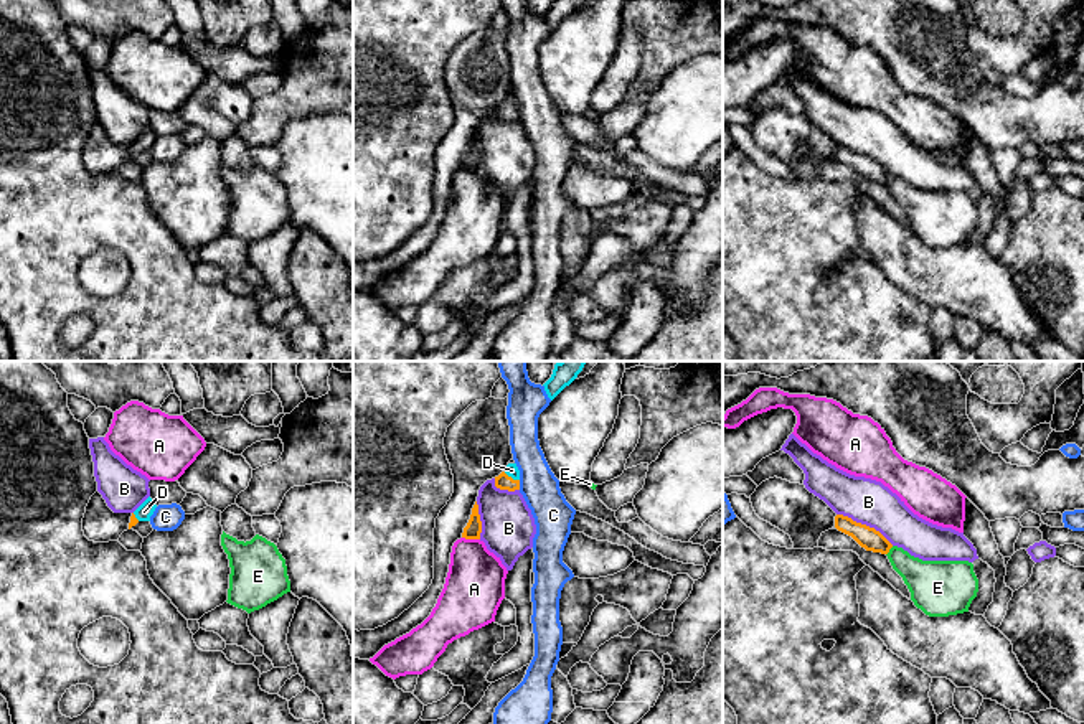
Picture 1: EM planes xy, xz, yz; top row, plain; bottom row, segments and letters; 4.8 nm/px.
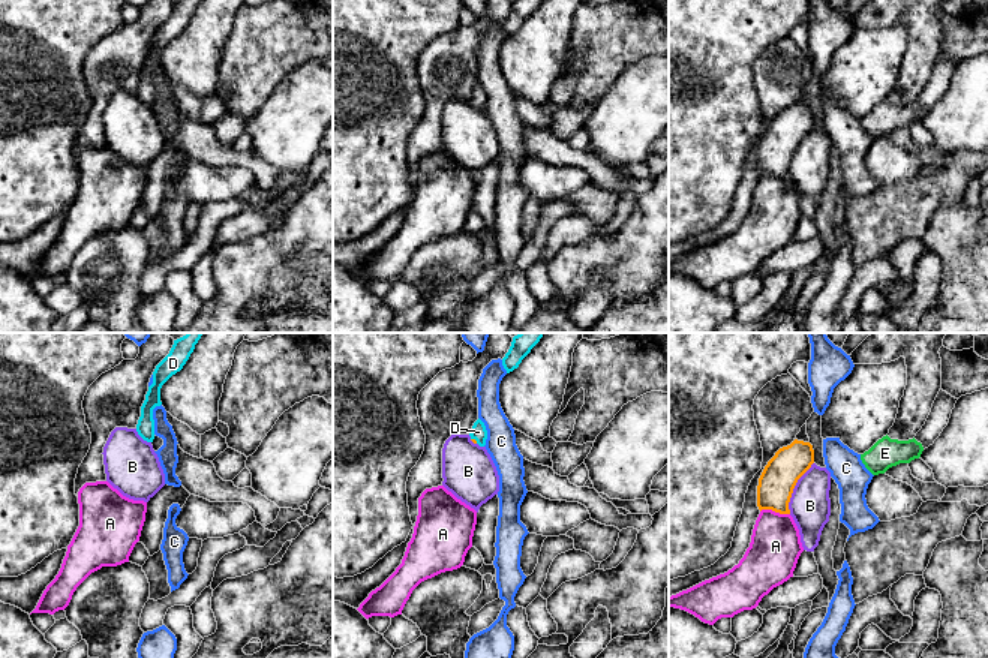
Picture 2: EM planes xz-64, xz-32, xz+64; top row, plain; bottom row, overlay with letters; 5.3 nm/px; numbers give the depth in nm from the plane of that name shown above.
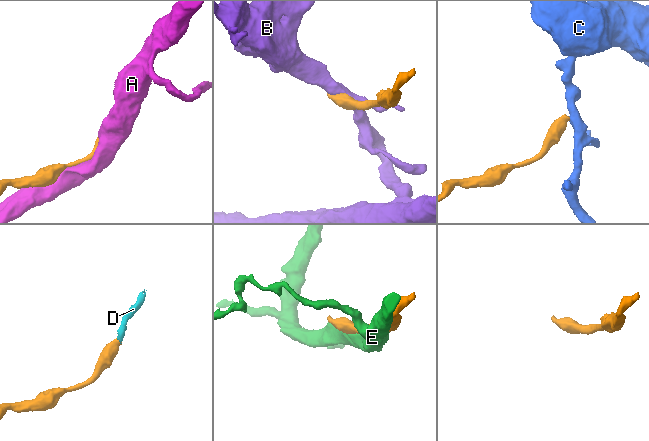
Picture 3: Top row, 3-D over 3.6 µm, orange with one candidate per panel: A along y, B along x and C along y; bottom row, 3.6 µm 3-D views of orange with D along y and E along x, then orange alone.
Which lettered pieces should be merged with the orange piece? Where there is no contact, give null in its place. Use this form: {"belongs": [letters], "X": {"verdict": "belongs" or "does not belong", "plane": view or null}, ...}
{"belongs": ["D"], "A": {"verdict": "does not belong", "plane": "xz"}, "B": {"verdict": "does not belong", "plane": "yz"}, "C": {"verdict": "does not belong", "plane": "xz"}, "D": {"verdict": "belongs", "plane": "xz"}, "E": {"verdict": "does not belong", "plane": "yz"}}

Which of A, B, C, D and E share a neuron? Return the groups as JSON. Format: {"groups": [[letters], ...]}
{"groups": [["A"], ["B"], ["C"], ["D"], ["E"]]}

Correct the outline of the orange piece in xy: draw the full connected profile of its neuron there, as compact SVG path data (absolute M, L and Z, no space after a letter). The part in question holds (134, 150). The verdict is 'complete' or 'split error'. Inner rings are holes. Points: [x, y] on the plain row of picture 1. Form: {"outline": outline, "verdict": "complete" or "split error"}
{"outline": "M148 127L130 147L129 160L135 157L139 152L150 152L150 147L153 145L157 135Z", "verdict": "split error"}

